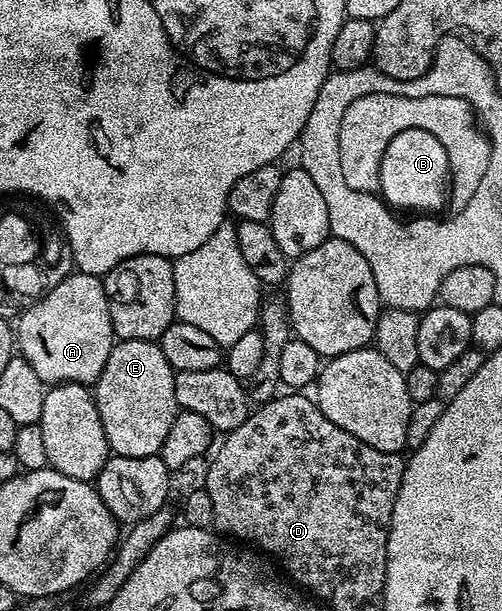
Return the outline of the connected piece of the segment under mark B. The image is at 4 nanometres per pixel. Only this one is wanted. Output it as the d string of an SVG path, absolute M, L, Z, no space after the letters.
M406 130L406 132L402 132L400 136L396 136L394 140L392 140L392 144L386 148L386 152L380 156L380 172L382 172L382 188L384 188L384 196L386 196L386 200L388 200L388 204L390 204L390 208L394 210L394 212L398 212L398 214L406 214L408 212L408 208L412 206L414 208L414 212L416 214L428 214L428 216L432 216L432 222L434 222L434 216L438 216L438 220L440 220L440 224L446 224L448 222L448 184L444 182L444 152L442 152L442 148L440 148L440 144L436 142L436 138L434 136L430 136L428 132L422 132L422 130Z

